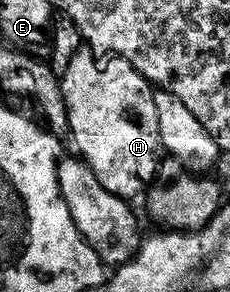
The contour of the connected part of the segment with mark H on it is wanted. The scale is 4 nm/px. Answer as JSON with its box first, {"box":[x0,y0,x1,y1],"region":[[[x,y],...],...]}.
{"box":[64,47,168,199],"region":[[[81,47],[70,57],[64,73],[64,94],[66,108],[73,122],[76,141],[82,144],[82,153],[90,164],[89,172],[103,181],[113,193],[127,199],[137,199],[155,180],[156,175],[163,172],[168,161],[164,135],[159,129],[158,107],[154,101],[155,88],[139,73],[132,63],[123,57],[103,55],[99,50]]]}

